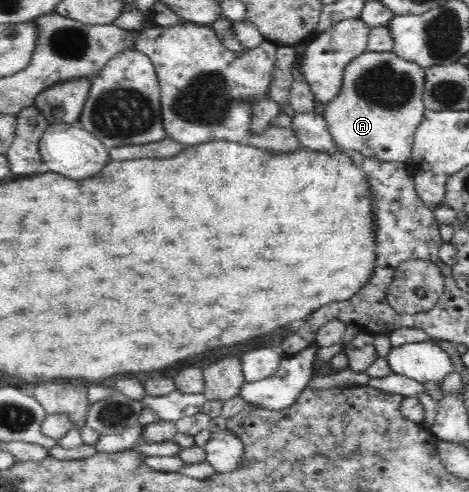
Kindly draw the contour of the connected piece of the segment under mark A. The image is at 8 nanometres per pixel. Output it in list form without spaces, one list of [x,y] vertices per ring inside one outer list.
[[[366,51],[356,56],[343,74],[341,93],[326,105],[326,119],[340,149],[357,150],[384,162],[411,163],[414,133],[425,113],[425,70],[393,51]]]

